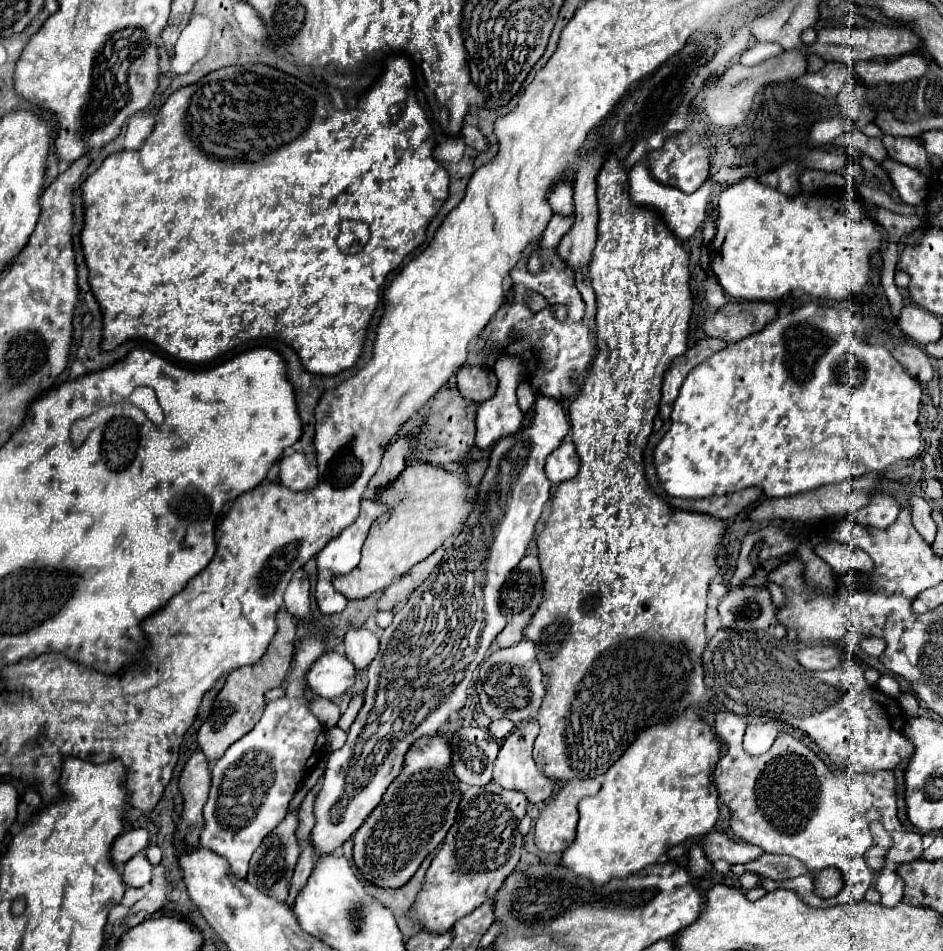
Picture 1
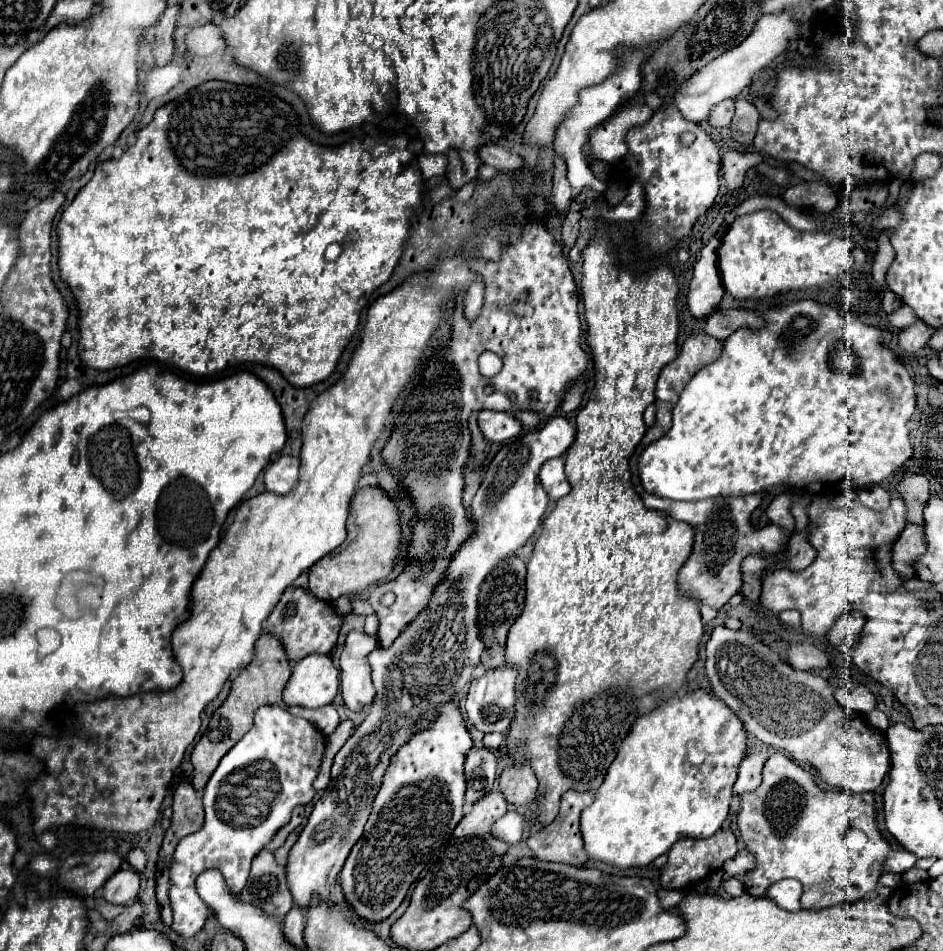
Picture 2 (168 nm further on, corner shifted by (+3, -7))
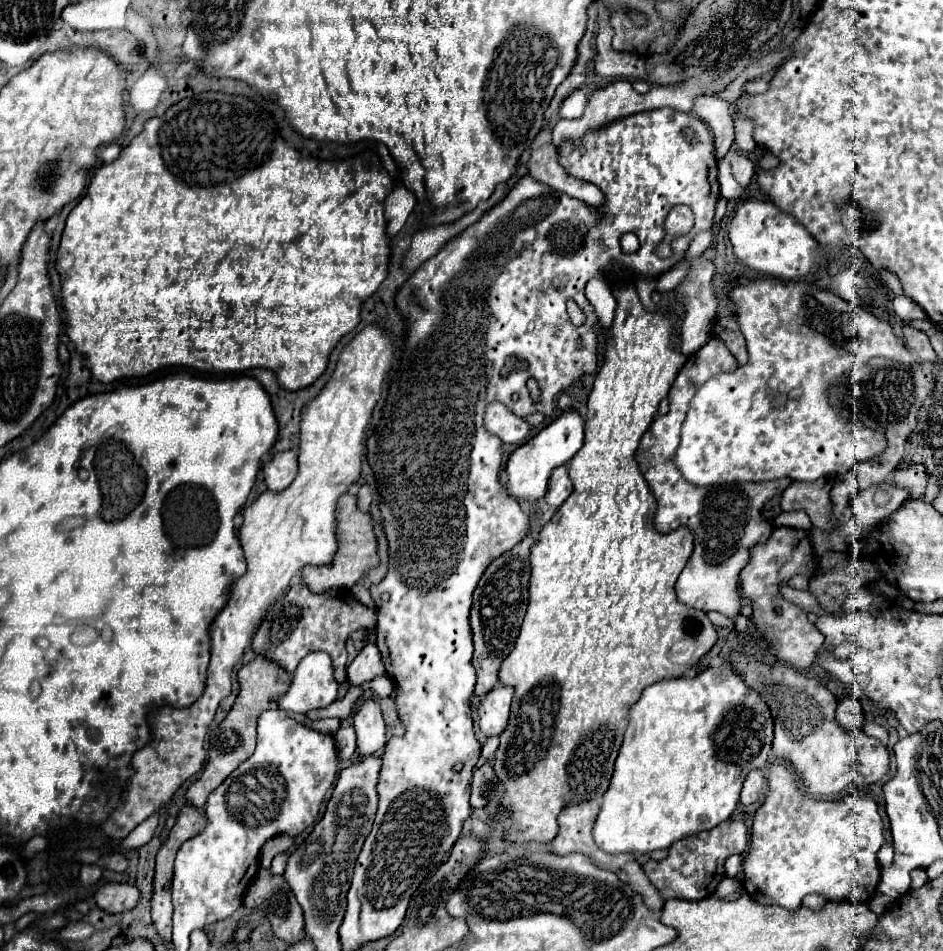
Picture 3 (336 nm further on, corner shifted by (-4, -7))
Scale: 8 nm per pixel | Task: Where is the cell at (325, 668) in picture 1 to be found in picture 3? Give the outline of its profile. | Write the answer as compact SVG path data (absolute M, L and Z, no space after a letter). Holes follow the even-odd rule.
M311 652L303 658L293 674L293 684L289 686L279 708L285 712L307 714L315 708L325 708L337 700L339 682L333 676L331 656L327 652Z

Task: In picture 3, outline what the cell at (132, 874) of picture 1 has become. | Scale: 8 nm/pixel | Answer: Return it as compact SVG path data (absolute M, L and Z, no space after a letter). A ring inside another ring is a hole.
M131 880L129 882L105 882L97 888L93 898L101 910L119 914L119 912L135 908L141 898L141 892Z

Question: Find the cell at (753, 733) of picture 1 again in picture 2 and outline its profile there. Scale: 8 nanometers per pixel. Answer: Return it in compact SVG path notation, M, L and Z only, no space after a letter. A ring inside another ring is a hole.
M760 750L760 752L748 754L742 760L740 772L738 772L738 780L734 784L734 792L738 796L746 794L746 792L754 792L760 786L760 782L762 782L762 766L764 766L766 758L768 758L766 750Z

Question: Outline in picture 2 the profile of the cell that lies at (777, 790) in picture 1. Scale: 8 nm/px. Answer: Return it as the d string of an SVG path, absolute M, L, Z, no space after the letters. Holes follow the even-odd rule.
M776 752L766 760L762 786L742 796L742 808L736 824L748 852L756 858L756 868L746 872L742 878L744 890L750 896L764 898L766 890L784 878L802 882L804 890L800 902L806 910L820 910L842 902L856 902L870 890L876 890L884 898L888 898L892 892L890 888L878 884L878 878L882 874L880 864L890 852L890 844L884 840L882 832L876 826L874 796L870 792L850 794L844 790L820 790L812 774L794 764L782 752Z

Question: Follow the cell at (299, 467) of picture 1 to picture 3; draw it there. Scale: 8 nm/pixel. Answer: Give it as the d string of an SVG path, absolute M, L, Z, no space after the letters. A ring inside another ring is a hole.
M277 452L265 466L265 484L273 492L283 492L297 476L297 452Z

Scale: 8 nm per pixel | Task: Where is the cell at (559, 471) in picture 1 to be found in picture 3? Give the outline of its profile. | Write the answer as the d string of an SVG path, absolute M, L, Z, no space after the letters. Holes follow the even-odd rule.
M567 466L555 468L555 472L551 474L551 484L549 484L545 502L547 502L549 506L553 506L553 508L559 508L559 506L569 498L571 492L573 492L573 482L571 482L571 478L569 478Z

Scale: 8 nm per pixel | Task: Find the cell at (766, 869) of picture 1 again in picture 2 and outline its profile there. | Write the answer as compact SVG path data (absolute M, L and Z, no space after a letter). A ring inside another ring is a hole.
M748 852L736 854L734 858L726 860L724 866L722 866L722 870L724 870L728 876L738 876L738 878L744 876L744 872L748 872L748 868L750 868L750 870L754 868L754 858L752 858L752 854L748 854Z

